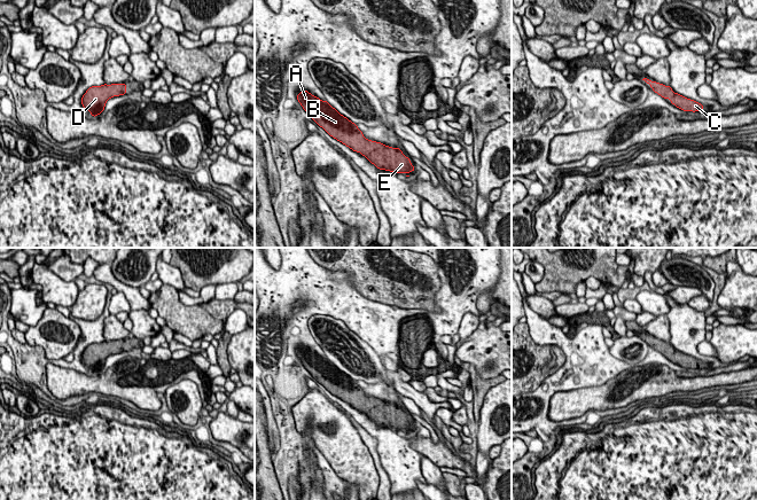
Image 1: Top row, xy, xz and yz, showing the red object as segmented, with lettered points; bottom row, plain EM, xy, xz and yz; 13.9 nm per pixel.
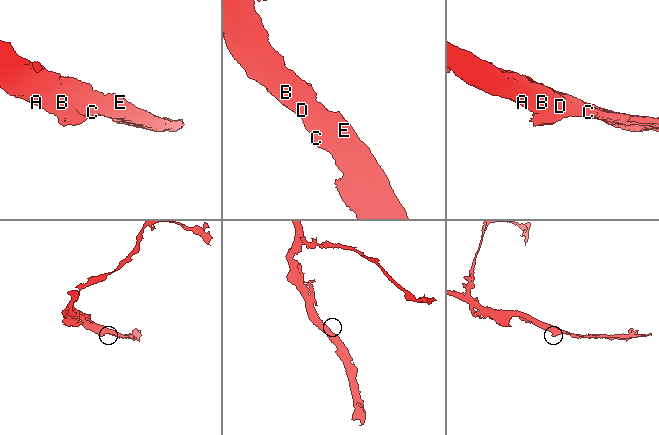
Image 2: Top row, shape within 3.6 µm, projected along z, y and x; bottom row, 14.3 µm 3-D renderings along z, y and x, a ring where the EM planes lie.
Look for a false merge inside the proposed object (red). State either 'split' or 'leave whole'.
leave whole

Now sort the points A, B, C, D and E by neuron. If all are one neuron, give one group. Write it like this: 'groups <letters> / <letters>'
groups A B C D E

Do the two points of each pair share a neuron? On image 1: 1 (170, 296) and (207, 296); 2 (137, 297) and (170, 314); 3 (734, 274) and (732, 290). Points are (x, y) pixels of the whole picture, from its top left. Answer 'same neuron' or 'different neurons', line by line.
1: different neurons
2: different neurons
3: same neuron

